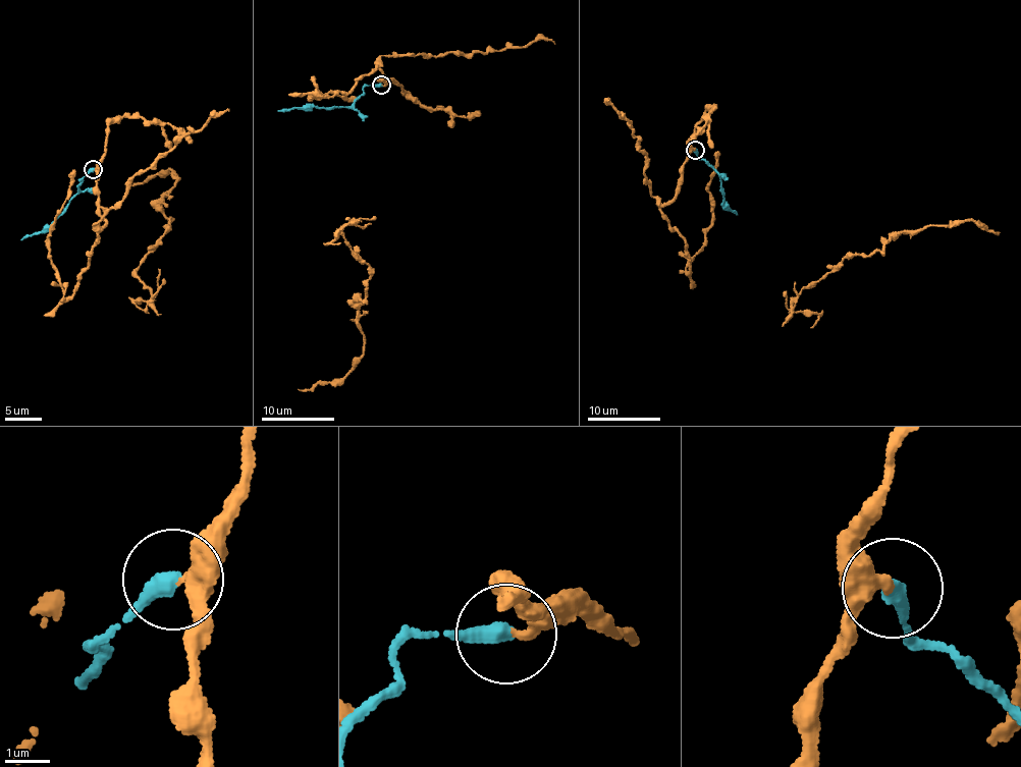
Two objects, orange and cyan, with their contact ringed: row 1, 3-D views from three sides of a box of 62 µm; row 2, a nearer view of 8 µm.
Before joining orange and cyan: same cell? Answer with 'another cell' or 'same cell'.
another cell

